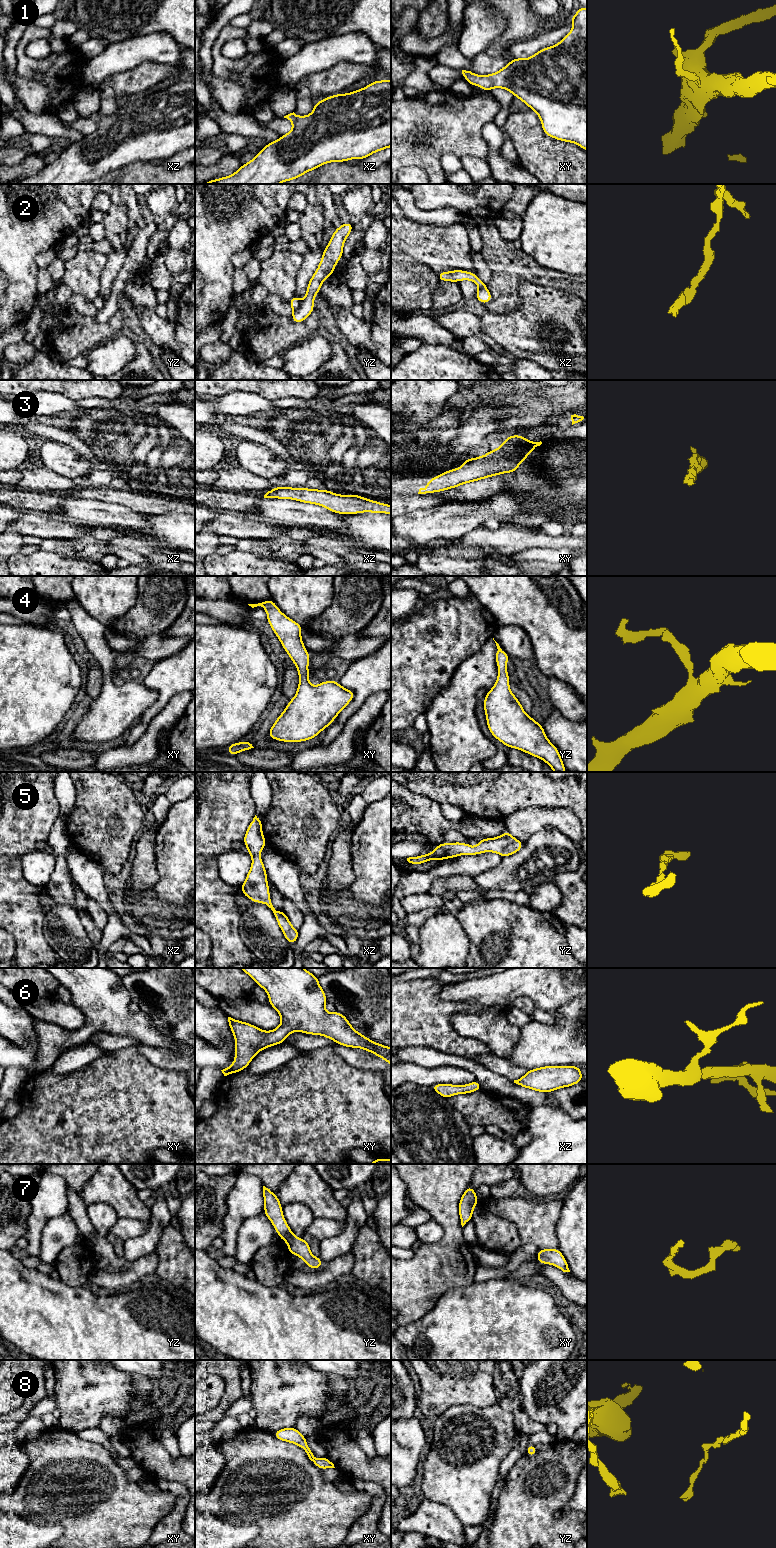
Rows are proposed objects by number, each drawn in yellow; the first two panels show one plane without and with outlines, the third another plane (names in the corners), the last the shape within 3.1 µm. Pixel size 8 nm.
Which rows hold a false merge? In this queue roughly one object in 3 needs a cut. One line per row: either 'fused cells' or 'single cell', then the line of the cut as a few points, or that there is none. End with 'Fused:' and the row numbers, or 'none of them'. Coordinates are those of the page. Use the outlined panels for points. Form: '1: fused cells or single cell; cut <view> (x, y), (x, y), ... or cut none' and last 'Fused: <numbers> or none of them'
1: single cell; cut none
2: fused cells; cut yz (300, 303), (293, 311)
3: single cell; cut none
4: single cell; cut none
5: single cell; cut none
6: single cell; cut none
7: single cell; cut none
8: single cell; cut none
Fused: 2

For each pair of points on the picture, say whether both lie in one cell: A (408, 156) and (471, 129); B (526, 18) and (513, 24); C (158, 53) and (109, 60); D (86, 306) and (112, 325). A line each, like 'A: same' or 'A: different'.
A: same
B: same
C: same
D: different

